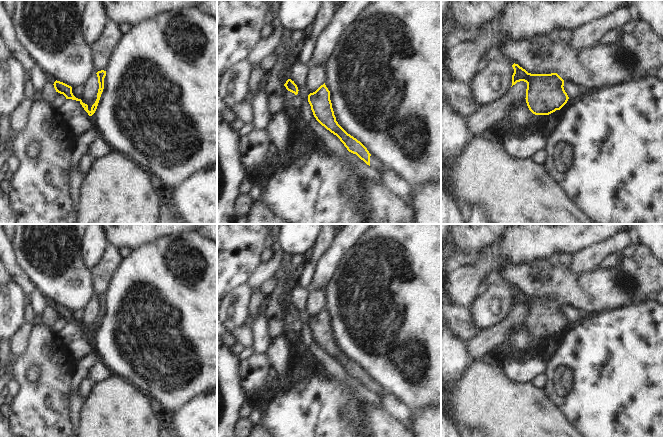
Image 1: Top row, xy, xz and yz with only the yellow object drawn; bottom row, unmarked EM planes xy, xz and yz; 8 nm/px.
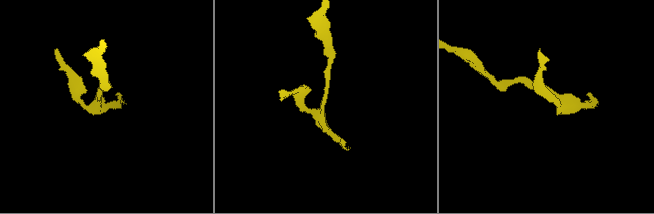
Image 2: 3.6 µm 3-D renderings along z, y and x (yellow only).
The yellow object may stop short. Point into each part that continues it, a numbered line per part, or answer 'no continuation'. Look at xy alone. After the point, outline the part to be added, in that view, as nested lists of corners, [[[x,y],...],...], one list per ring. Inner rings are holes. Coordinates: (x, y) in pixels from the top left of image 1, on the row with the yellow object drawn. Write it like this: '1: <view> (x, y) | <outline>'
no continuation

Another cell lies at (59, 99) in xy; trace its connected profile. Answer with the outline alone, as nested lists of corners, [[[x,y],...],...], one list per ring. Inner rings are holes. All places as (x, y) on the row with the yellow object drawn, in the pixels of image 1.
[[[56,92],[55,97],[52,101],[50,101],[52,107],[57,110],[62,106],[62,104],[65,102],[66,97],[63,94],[60,94]]]

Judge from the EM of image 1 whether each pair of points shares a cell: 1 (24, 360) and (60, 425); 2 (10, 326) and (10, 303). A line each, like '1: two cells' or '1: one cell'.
1: one cell
2: one cell

